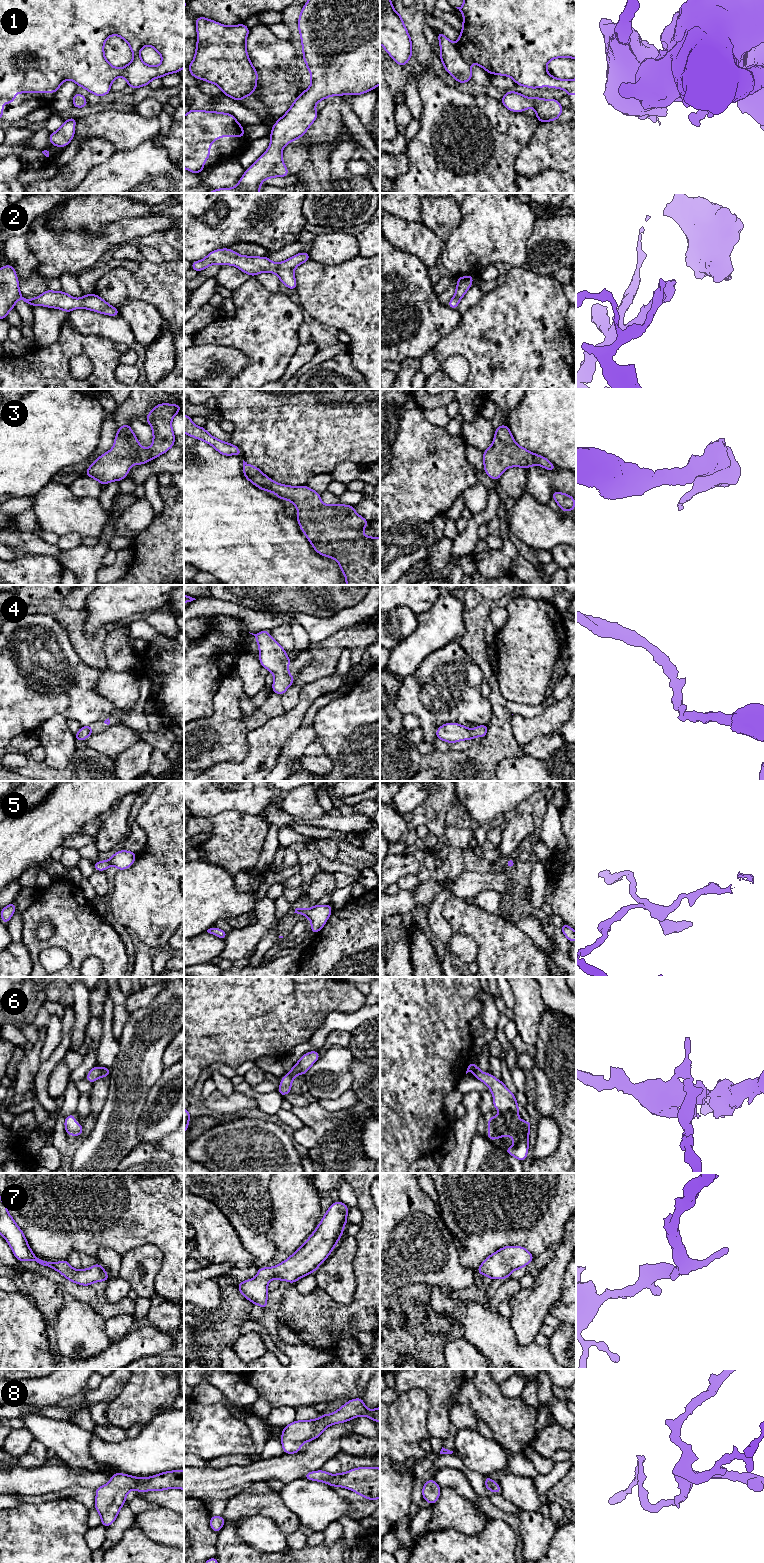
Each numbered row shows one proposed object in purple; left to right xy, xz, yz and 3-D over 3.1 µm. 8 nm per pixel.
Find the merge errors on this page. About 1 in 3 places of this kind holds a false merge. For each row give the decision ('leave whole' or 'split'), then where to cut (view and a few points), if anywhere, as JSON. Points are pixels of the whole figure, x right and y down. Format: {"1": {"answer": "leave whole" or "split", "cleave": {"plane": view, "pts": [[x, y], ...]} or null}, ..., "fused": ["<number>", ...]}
{"1": {"answer": "leave whole", "cleave": null}, "2": {"answer": "leave whole", "cleave": null}, "3": {"answer": "leave whole", "cleave": null}, "4": {"answer": "leave whole", "cleave": null}, "5": {"answer": "leave whole", "cleave": null}, "6": {"answer": "leave whole", "cleave": null}, "7": {"answer": "leave whole", "cleave": null}, "8": {"answer": "leave whole", "cleave": null}, "fused": []}

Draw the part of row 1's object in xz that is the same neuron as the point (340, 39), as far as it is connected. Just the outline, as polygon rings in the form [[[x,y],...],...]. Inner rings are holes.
[[[308,0],[298,19],[303,59],[311,74],[311,85],[293,102],[289,110],[273,125],[269,148],[253,163],[234,188],[219,188],[208,193],[259,193],[263,180],[286,177],[289,171],[282,159],[282,150],[290,142],[304,136],[317,119],[315,105],[329,96],[360,95],[380,85],[380,0]]]

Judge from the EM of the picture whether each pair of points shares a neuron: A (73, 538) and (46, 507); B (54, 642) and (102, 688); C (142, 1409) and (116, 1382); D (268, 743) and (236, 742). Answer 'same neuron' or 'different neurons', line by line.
A: different neurons
B: different neurons
C: different neurons
D: different neurons

